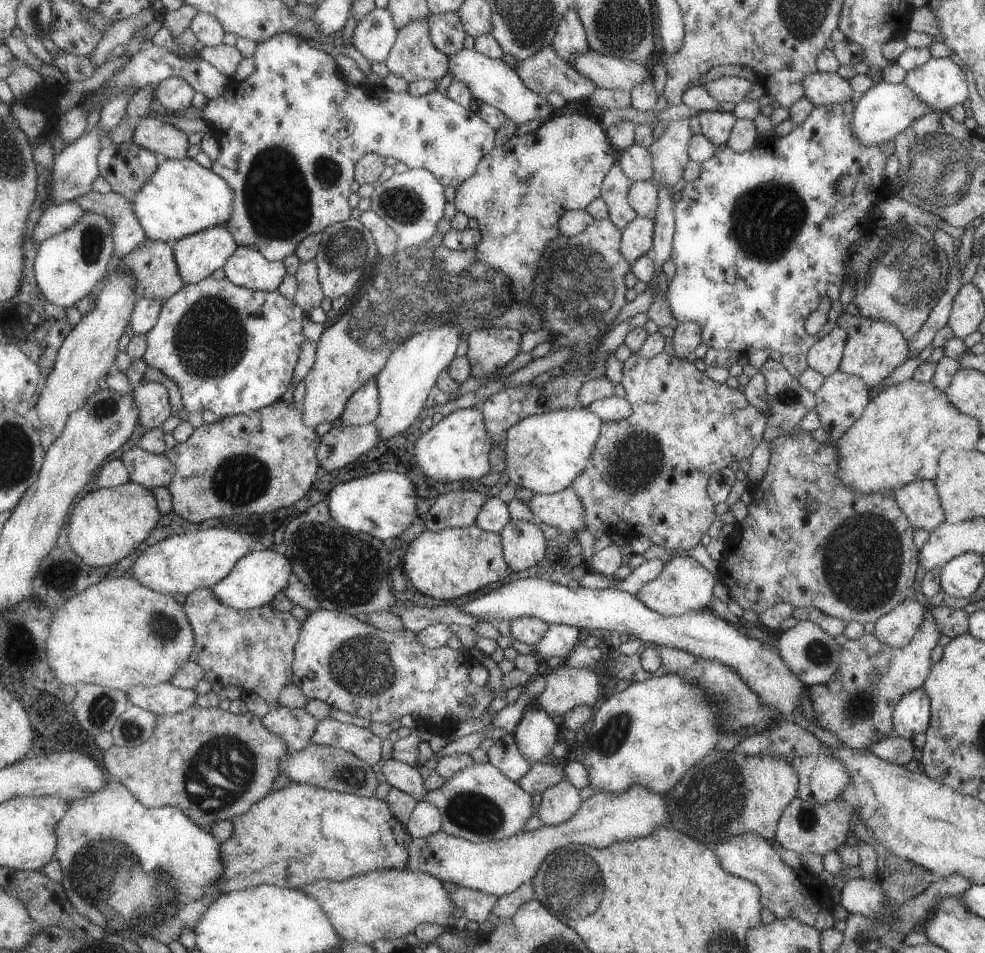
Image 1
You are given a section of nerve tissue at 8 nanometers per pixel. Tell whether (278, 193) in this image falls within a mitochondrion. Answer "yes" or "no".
yes

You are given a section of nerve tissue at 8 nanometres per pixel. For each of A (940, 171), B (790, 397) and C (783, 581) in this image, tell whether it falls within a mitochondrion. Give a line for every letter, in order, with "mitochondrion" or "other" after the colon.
A: mitochondrion
B: mitochondrion
C: other

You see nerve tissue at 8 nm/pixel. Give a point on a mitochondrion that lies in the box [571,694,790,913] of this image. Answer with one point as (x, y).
(709, 801)

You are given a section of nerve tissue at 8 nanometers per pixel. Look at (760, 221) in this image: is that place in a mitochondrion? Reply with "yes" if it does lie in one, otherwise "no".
yes

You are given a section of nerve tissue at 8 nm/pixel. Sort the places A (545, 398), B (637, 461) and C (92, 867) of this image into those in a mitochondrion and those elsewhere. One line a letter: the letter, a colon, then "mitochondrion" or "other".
A: mitochondrion
B: mitochondrion
C: mitochondrion

